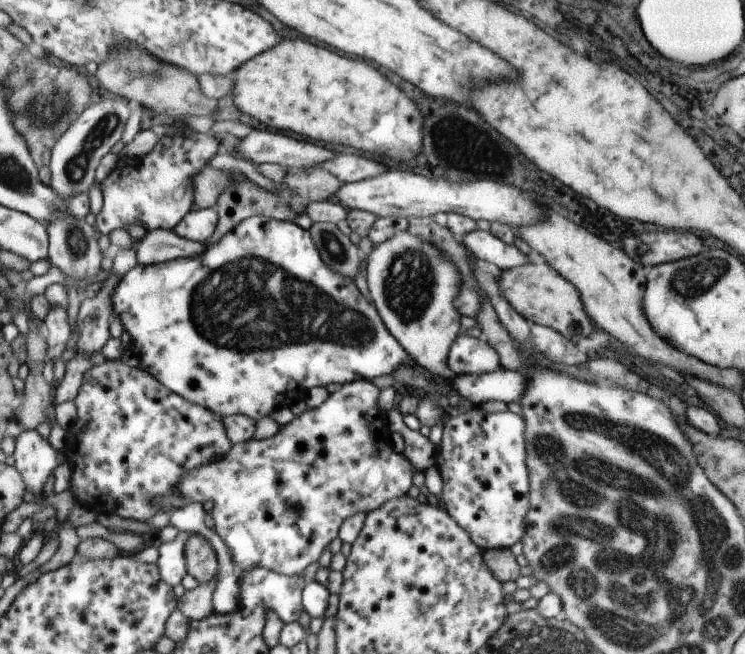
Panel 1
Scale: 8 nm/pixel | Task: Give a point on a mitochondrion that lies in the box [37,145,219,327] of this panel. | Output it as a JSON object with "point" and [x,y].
{"point":[76,244]}

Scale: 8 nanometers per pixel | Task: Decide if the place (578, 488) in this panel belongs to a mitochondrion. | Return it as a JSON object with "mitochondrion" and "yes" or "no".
{"mitochondrion":"yes"}

